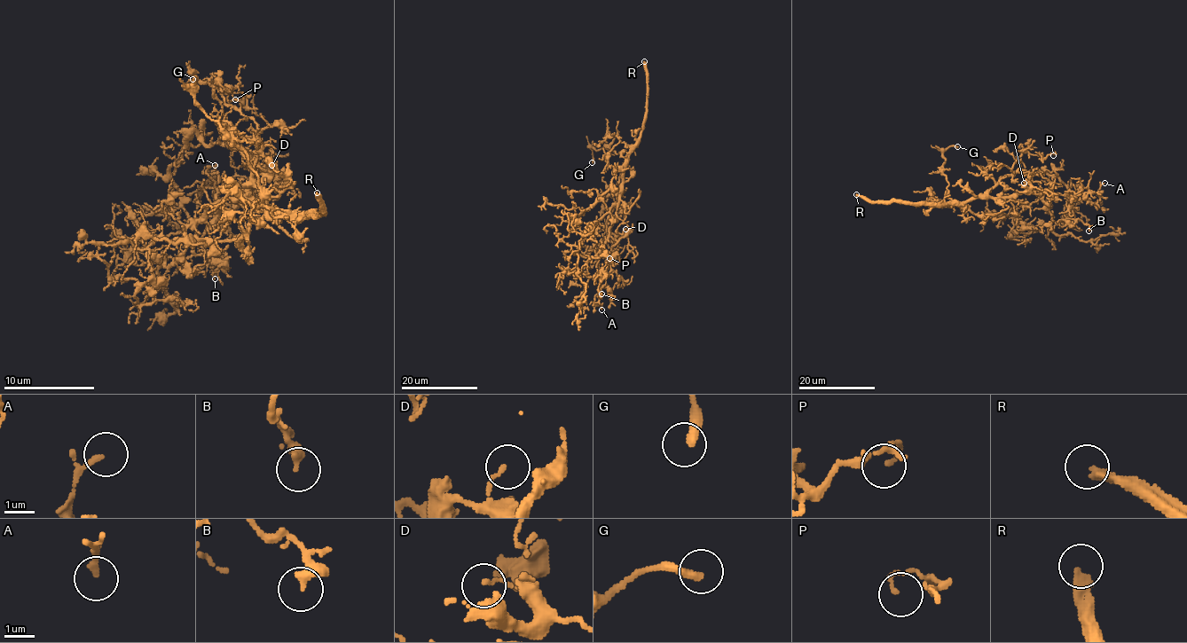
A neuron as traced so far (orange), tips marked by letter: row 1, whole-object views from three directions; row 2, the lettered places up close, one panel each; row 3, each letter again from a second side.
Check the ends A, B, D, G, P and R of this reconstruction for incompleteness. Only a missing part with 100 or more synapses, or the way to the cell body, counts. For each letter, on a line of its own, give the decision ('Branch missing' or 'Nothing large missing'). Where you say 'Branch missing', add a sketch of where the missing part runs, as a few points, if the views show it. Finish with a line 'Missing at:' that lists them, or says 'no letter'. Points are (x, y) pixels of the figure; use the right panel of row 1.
A: Nothing large missing
B: Nothing large missing
D: Nothing large missing
G: Nothing large missing
P: Nothing large missing
R: Branch missing
Missing at: R

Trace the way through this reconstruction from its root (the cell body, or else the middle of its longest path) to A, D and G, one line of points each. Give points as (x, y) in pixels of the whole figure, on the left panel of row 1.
A: (255, 199), (226, 185), (235, 194), (222, 203), (210, 176), (199, 190), (215, 165)
D: (255, 199), (260, 185), (254, 178), (254, 168), (229, 133), (235, 149), (247, 149), (258, 165), (271, 165)
G: (255, 199), (263, 199), (271, 210), (260, 199), (258, 174), (247, 160), (247, 153), (194, 99), (192, 79)

